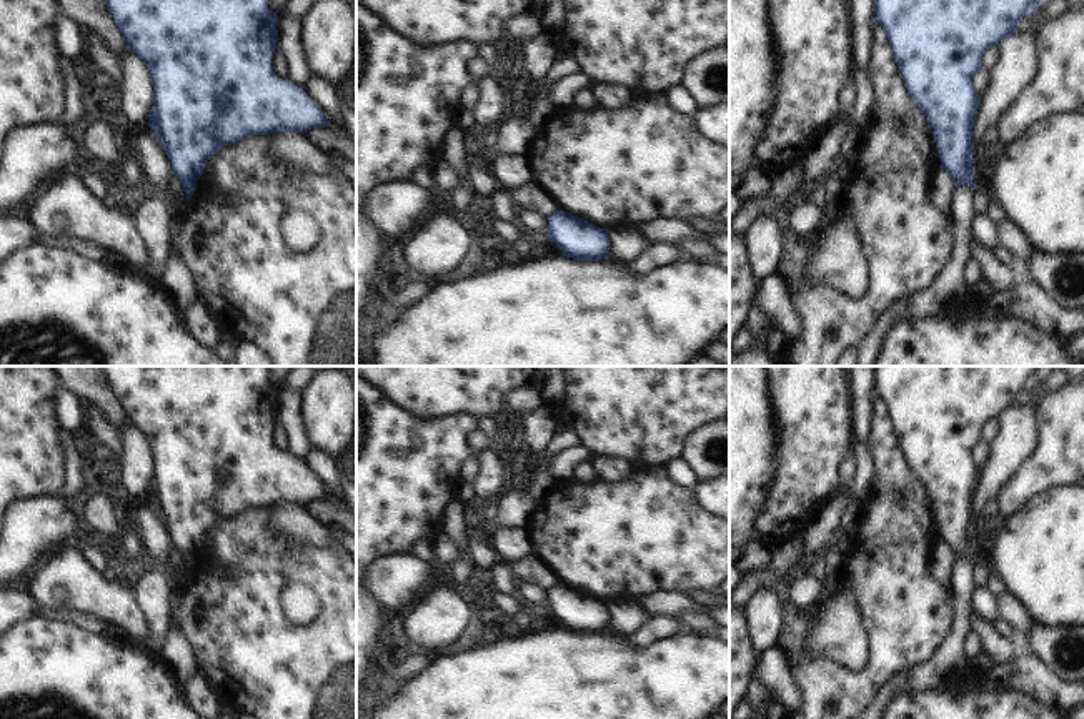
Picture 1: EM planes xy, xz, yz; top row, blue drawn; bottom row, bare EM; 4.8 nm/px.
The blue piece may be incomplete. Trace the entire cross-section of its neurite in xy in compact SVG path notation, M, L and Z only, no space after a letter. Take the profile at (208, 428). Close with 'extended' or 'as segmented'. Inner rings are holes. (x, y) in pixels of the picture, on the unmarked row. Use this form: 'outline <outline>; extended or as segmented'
outline M102 366L102 371L127 419L148 439L153 456L148 499L160 511L172 548L181 553L188 573L220 521L245 509L275 504L305 508L311 501L331 498L305 461L275 448L271 429L278 421L278 388L268 381L268 366Z; as segmented

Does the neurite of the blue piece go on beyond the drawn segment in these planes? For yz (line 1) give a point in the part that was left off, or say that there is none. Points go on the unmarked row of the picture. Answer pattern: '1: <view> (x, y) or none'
1: none

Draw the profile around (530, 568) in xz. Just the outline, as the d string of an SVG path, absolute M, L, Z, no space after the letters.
M530 556L511 563L515 581L531 581L548 589L559 583L559 578L538 558Z

